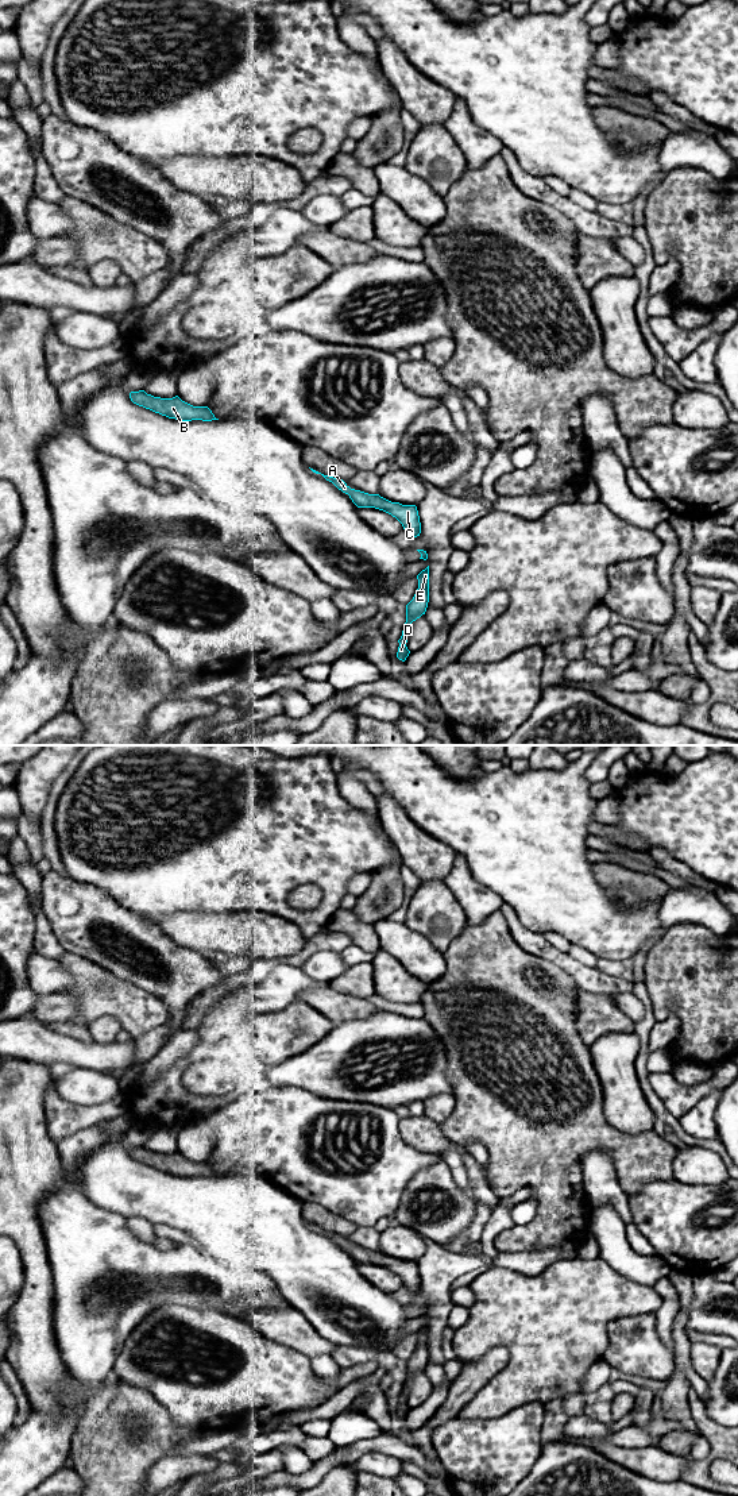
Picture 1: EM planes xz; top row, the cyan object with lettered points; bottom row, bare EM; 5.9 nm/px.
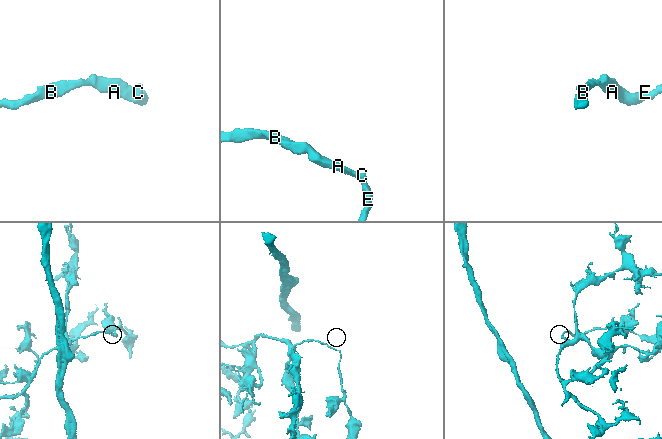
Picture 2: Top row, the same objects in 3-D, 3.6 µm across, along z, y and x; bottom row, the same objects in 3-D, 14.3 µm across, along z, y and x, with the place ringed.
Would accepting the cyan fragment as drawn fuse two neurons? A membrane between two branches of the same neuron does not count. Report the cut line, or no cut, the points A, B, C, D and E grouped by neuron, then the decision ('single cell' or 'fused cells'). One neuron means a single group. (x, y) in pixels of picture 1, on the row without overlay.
no cut; A B C D E; single cell

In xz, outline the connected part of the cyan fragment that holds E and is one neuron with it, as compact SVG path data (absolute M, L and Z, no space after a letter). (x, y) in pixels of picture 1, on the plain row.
M429 1322L422 1326L418 1331L418 1345L413 1353L413 1356L406 1361L406 1379L403 1380L402 1392L398 1396L399 1403L397 1408L397 1414L402 1418L406 1416L410 1407L406 1403L407 1389L413 1377L425 1370L428 1358L429 1358Z

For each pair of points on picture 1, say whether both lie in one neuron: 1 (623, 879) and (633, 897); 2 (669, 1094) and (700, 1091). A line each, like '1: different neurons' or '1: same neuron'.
1: different neurons
2: same neuron

